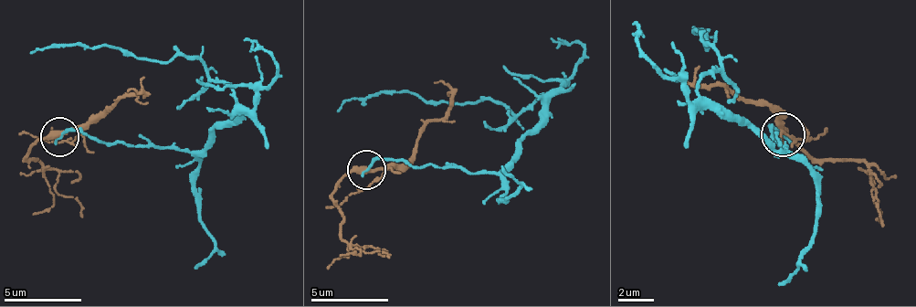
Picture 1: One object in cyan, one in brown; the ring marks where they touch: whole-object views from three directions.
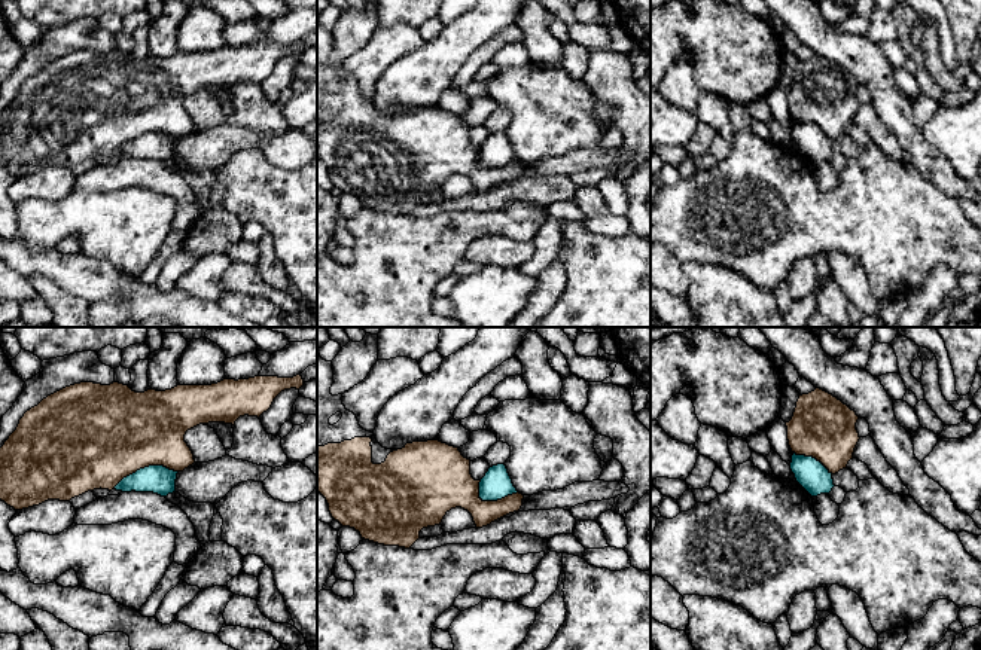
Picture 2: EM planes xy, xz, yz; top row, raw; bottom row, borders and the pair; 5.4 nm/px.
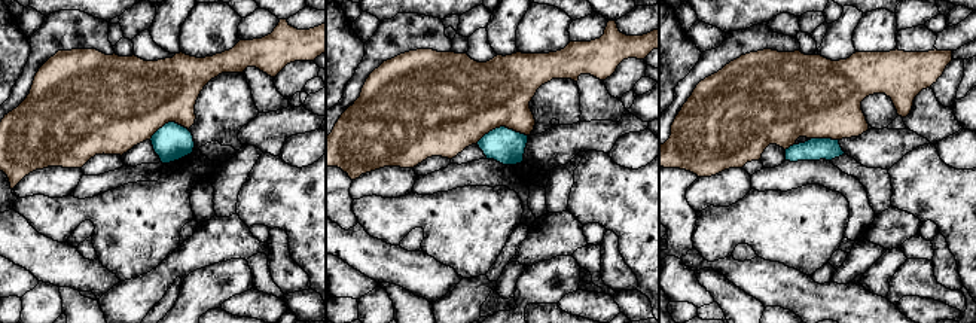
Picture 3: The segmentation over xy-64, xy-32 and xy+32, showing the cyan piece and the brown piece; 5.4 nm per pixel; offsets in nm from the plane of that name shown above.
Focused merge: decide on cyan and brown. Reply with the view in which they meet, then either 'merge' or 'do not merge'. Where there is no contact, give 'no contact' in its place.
xy | do not merge

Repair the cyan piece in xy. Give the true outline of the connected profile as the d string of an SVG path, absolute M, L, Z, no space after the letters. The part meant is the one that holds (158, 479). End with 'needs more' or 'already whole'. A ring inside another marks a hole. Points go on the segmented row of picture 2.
M149 466L124 477L115 489L122 492L153 492L167 497L176 492L177 473L164 466Z; already whole

